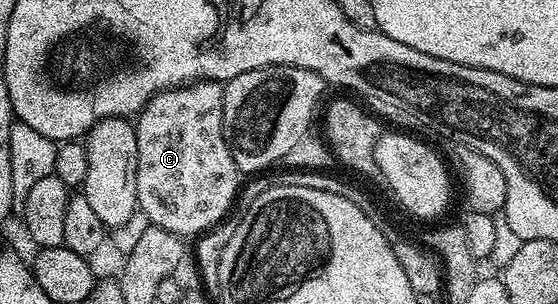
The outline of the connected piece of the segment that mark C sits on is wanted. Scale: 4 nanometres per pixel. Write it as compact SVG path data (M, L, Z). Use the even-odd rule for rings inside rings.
M198 80L178 88L166 88L150 97L134 123L138 138L136 202L139 211L146 214L149 225L170 230L181 238L196 238L225 219L229 215L228 207L237 199L242 173L224 136L224 84Z

